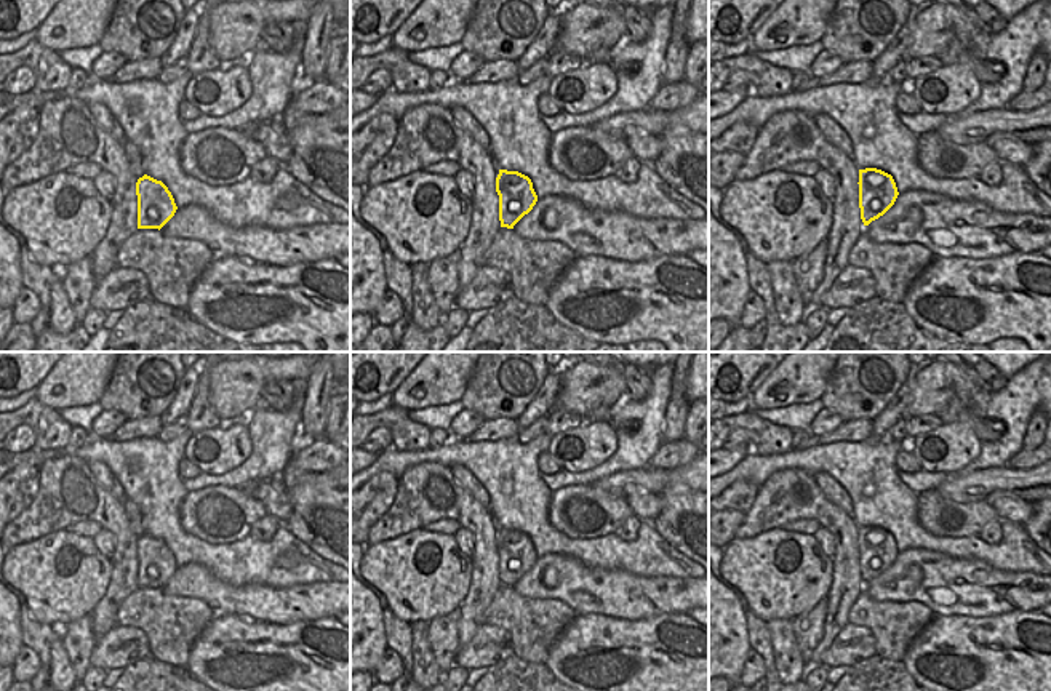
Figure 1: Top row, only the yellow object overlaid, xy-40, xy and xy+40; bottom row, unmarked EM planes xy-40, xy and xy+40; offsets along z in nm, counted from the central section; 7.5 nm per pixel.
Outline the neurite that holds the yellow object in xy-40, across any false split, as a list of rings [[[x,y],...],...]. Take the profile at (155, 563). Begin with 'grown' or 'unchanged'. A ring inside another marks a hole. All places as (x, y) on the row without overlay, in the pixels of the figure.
unchanged; [[[147,533],[136,541],[138,587],[162,587],[178,565],[168,545]]]

